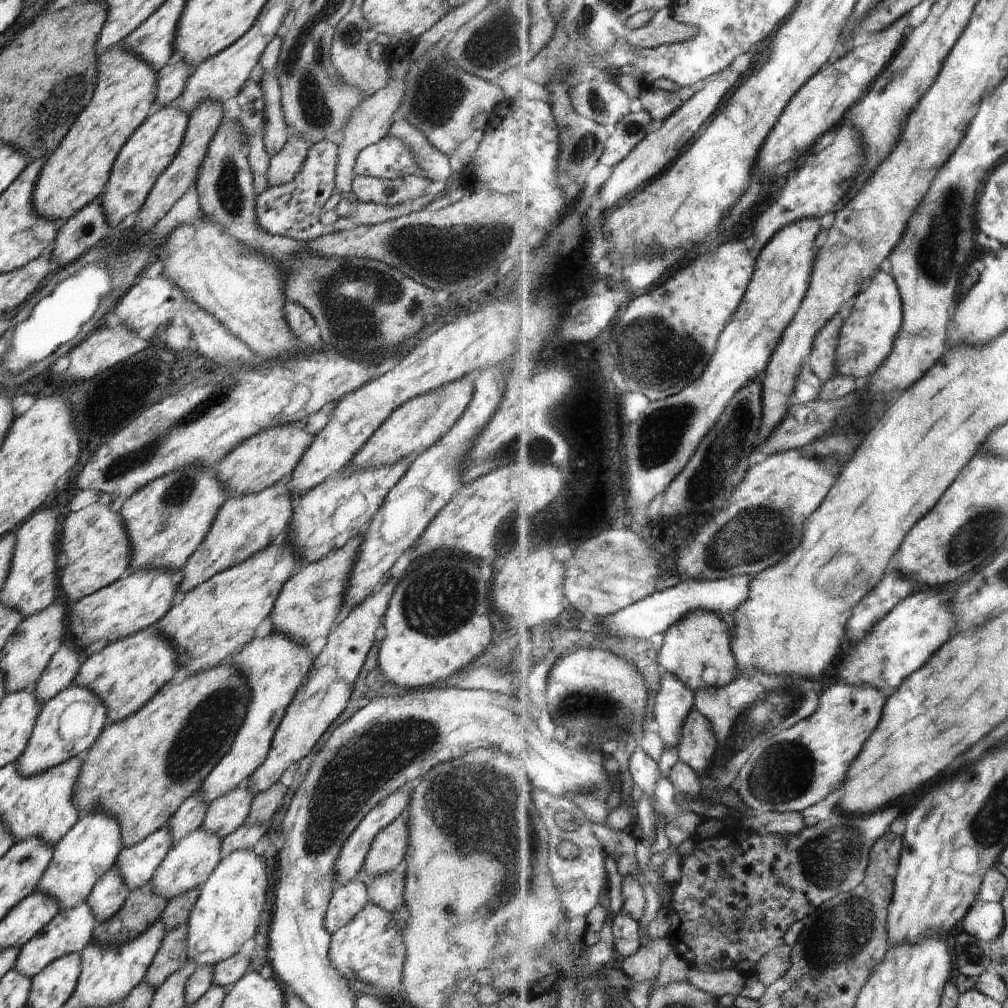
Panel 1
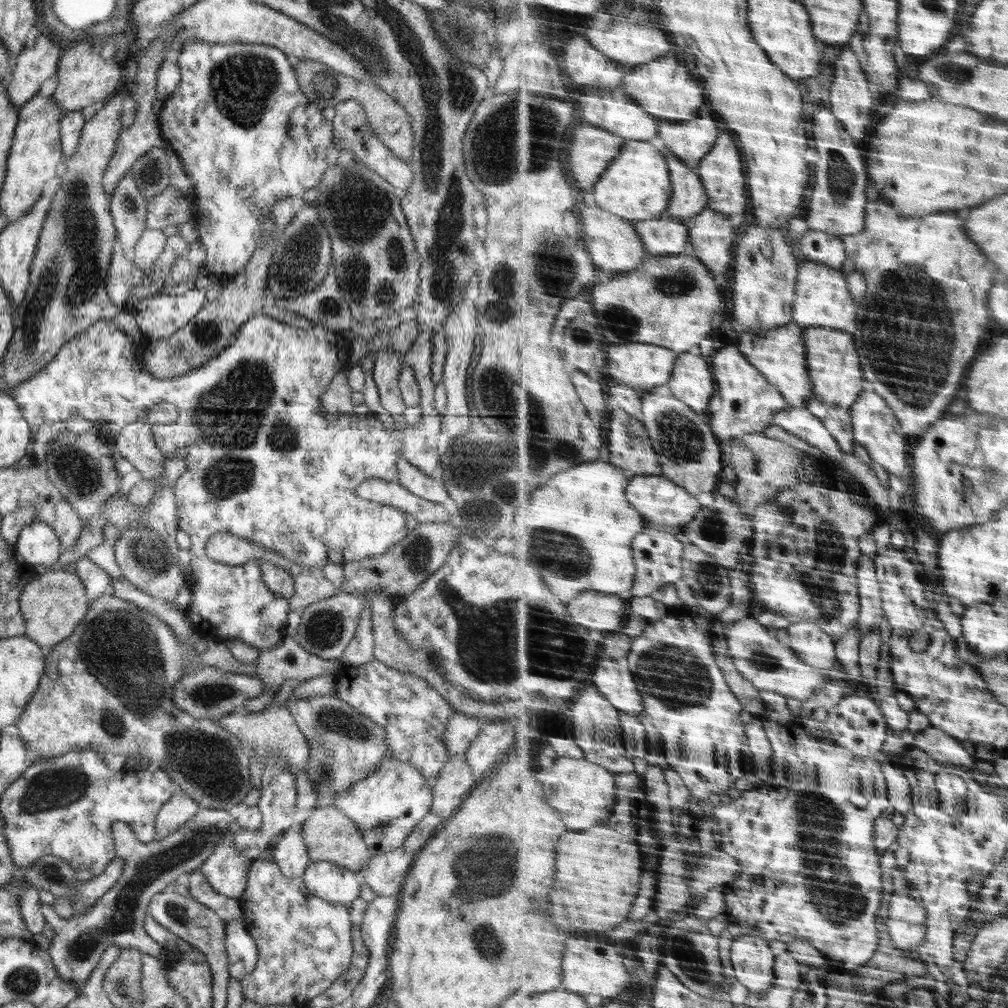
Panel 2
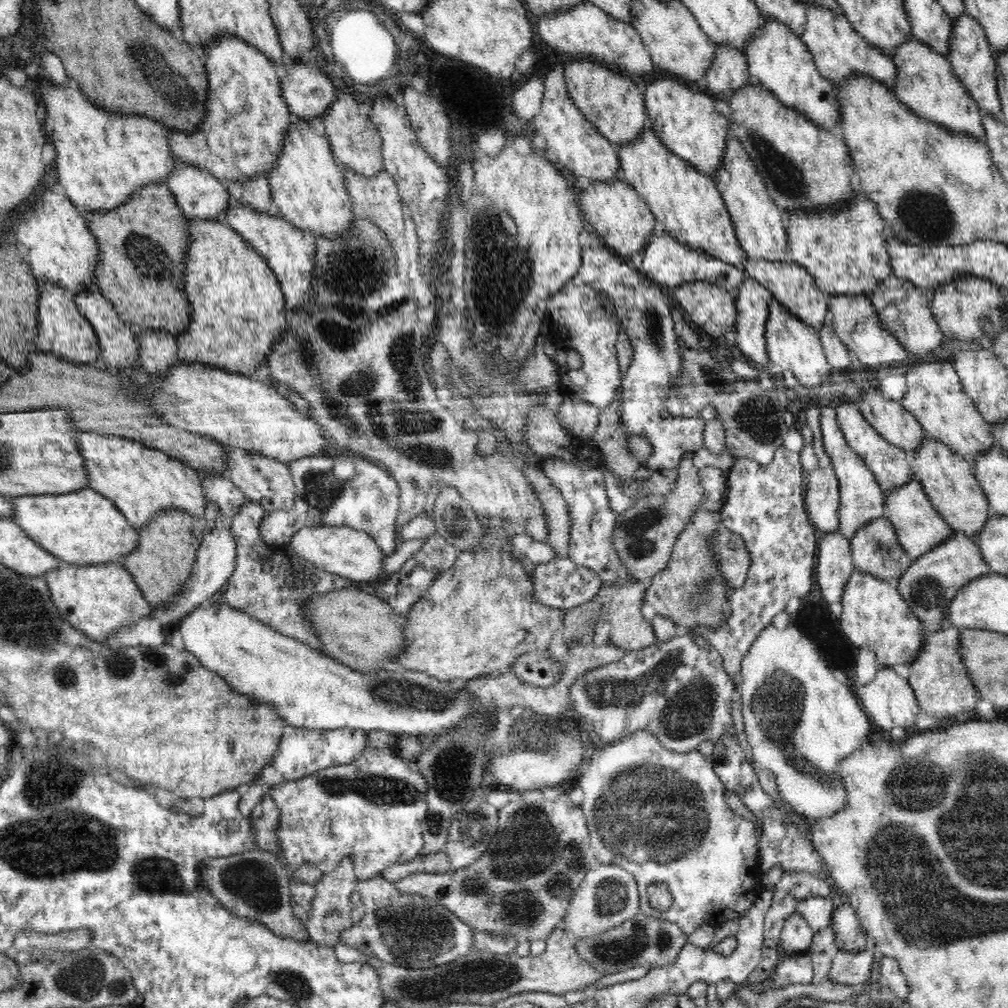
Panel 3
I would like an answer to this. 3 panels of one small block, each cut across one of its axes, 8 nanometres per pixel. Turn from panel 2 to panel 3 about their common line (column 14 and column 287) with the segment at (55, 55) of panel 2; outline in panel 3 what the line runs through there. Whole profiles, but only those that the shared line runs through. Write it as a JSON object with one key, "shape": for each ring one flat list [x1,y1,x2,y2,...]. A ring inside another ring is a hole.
{"shape":[[292,61,292,65,286,66,285,73,280,77,281,91,284,102,288,105,290,112,296,118,304,121,314,118,314,116,323,117,323,112,332,104,335,92,338,90,338,82,332,82,332,76,326,75,322,69,312,68,309,62]]}

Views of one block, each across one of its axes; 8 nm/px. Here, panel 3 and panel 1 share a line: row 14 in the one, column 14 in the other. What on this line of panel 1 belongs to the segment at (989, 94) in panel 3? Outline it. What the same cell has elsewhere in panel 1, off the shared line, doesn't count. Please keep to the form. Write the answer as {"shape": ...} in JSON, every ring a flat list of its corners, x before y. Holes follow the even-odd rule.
{"shape":[[87,902,73,909,59,909,57,915,44,926,41,932,35,934,20,948,13,968,22,976,31,979,53,960,59,959,64,955,80,953,93,940,93,930,97,923,94,913]]}

